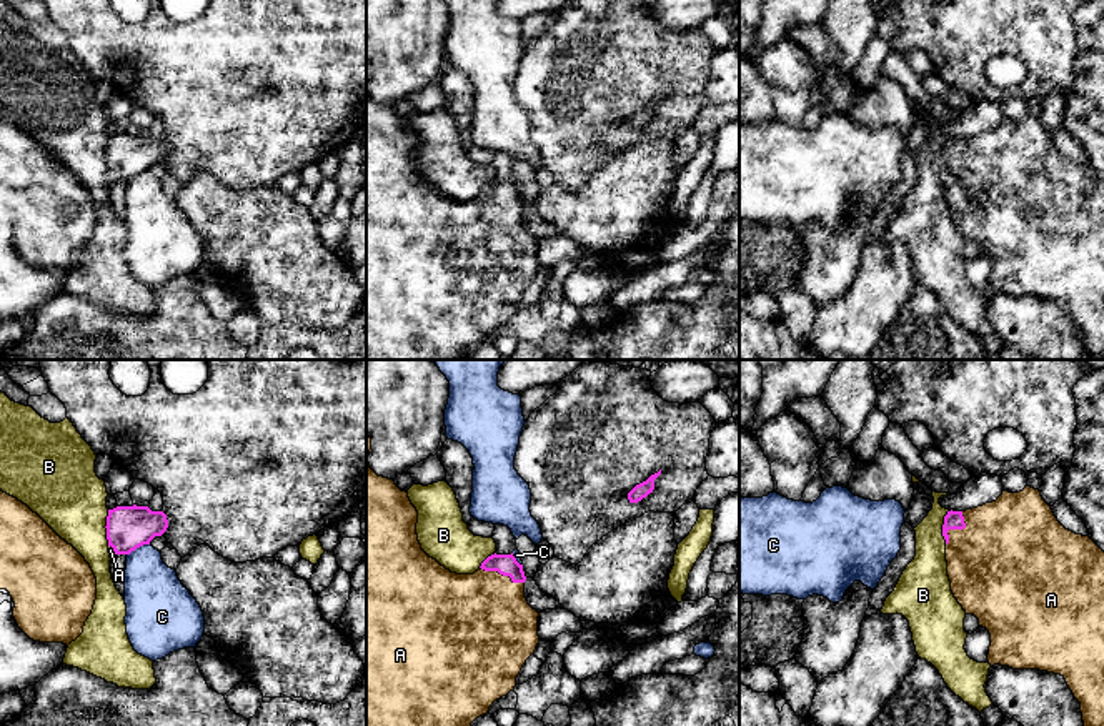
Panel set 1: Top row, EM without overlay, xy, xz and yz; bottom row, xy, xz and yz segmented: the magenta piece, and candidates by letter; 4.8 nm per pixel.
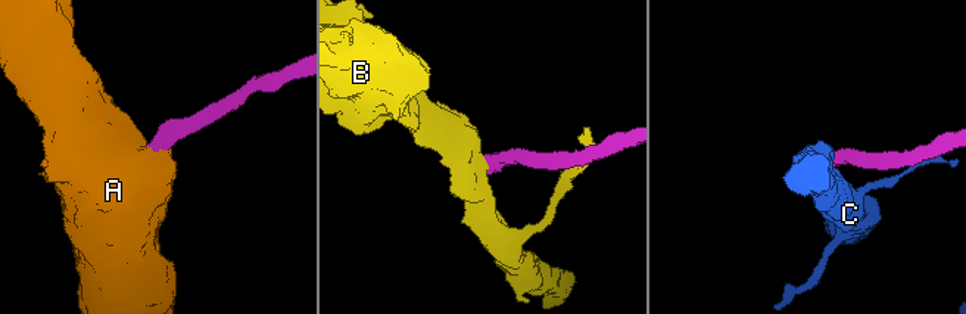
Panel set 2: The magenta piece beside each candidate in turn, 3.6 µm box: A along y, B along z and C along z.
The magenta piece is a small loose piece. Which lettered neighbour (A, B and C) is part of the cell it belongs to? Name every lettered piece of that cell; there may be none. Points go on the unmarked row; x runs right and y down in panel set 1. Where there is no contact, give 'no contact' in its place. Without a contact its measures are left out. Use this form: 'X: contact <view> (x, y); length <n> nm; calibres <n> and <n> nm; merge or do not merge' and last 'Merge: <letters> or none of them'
A: contact yz (956, 155); length 190 nm; calibres 90 and 460 nm; merge
B: contact xy (105, 154); length 180 nm; calibres 200 and 340 nm; do not merge
C: contact xy (137, 174); length 130 nm; calibres 200 and 280 nm; do not merge
Merge: A

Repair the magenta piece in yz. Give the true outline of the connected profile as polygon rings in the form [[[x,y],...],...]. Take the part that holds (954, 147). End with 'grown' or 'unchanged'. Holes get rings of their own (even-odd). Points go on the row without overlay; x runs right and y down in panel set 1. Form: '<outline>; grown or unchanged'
[[[1026,113],[1019,120],[1002,118],[1002,122],[982,133],[966,138],[947,138],[942,152],[942,163],[946,167],[946,188],[951,218],[966,241],[974,241],[979,253],[991,261],[991,273],[987,288],[991,293],[1001,291],[1012,296],[1039,296],[1061,301],[1074,325],[1081,330],[1084,355],[1099,360],[1104,356],[1104,178],[1089,165],[1066,157],[1054,143],[1051,133],[1042,127],[1041,118]]]; grown

